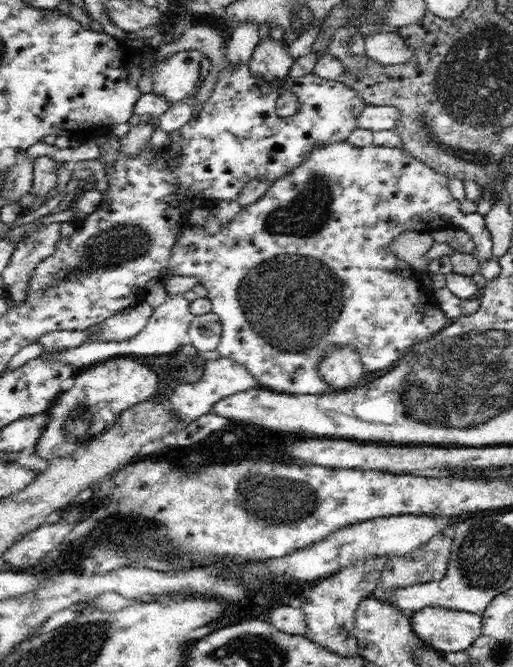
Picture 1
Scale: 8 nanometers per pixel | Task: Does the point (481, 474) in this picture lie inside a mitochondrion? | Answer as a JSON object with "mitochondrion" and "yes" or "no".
{"mitochondrion":"no"}

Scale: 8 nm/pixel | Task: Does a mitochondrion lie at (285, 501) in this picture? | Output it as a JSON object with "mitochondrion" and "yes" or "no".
{"mitochondrion":"yes"}

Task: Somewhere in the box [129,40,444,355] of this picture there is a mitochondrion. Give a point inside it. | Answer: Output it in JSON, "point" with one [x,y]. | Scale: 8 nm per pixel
{"point":[306,214]}

